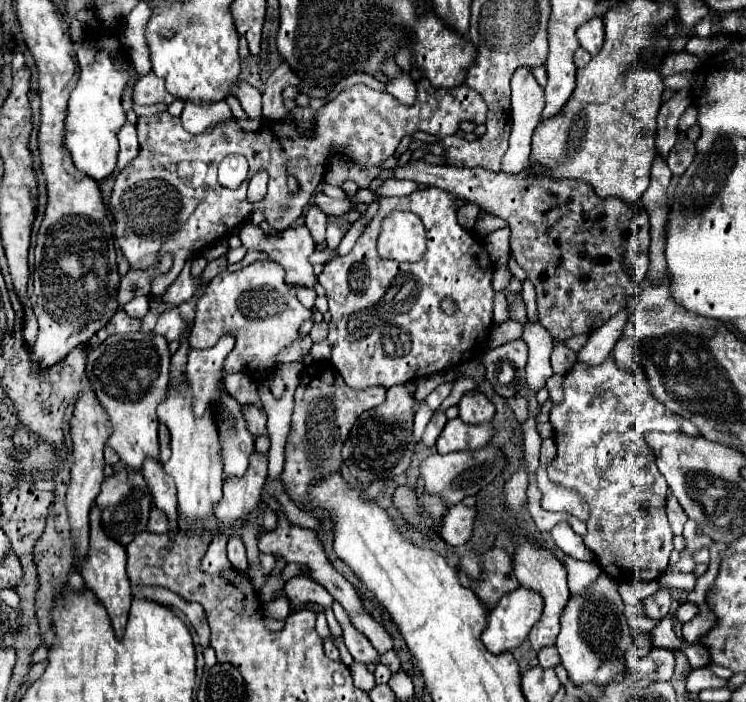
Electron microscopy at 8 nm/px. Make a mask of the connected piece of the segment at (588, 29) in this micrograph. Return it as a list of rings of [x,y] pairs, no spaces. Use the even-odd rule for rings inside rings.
[[[593,17],[593,21],[587,21],[577,29],[577,39],[583,49],[587,49],[591,55],[597,55],[603,45],[603,19]]]

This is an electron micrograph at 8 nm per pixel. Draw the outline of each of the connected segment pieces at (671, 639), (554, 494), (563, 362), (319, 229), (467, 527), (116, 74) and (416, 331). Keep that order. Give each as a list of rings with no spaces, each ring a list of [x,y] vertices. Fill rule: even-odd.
[[[667,613],[659,625],[651,631],[651,637],[653,637],[653,645],[655,647],[669,647],[669,649],[677,649],[681,645],[681,641],[677,639],[675,631],[673,631],[673,621],[675,621],[675,615]]]
[[[539,467],[539,471],[537,471],[537,483],[539,483],[539,489],[543,493],[541,507],[545,511],[553,511],[553,513],[569,511],[575,517],[579,517],[581,521],[587,521],[589,509],[583,503],[583,499],[577,493],[573,493],[569,489],[563,489],[563,487],[559,487],[555,483],[551,483],[549,477],[547,477],[547,471],[543,467]]]
[[[563,343],[555,345],[555,349],[551,353],[551,367],[553,367],[555,373],[565,375],[565,373],[569,373],[569,369],[575,363],[577,363],[577,353],[575,351],[571,351],[569,347],[565,347]]]
[[[311,205],[307,209],[307,215],[305,215],[305,225],[311,229],[311,235],[315,239],[315,243],[321,243],[325,241],[325,229],[327,229],[327,215],[317,207],[317,205]]]
[[[463,503],[453,505],[441,525],[441,537],[445,539],[445,543],[459,547],[465,545],[471,535],[473,535],[473,523],[477,517],[477,509],[475,507],[465,507]]]
[[[91,39],[89,43],[89,47],[77,51],[81,77],[69,97],[69,109],[65,119],[65,145],[71,151],[75,167],[81,169],[85,175],[93,177],[95,181],[101,181],[111,177],[117,165],[117,131],[127,121],[125,111],[121,109],[121,95],[127,87],[127,81],[131,79],[131,71],[117,71],[111,57],[105,51],[97,49],[97,39]]]
[[[429,187],[425,191],[415,191],[407,197],[381,197],[379,211],[365,229],[365,233],[357,239],[351,253],[345,257],[331,259],[323,273],[319,275],[319,283],[327,291],[329,311],[333,315],[329,323],[329,345],[331,345],[331,363],[343,375],[345,383],[353,389],[367,387],[393,387],[409,381],[417,381],[421,377],[439,373],[449,369],[459,361],[469,361],[475,355],[475,341],[479,329],[489,329],[493,323],[493,297],[495,291],[491,287],[491,275],[495,265],[491,263],[489,253],[483,243],[475,239],[475,235],[463,229],[457,223],[457,205],[459,197],[445,193],[437,187]],[[393,211],[411,211],[415,213],[425,229],[427,229],[427,253],[417,263],[397,263],[387,261],[377,255],[377,233],[385,219]],[[443,299],[451,299],[457,307],[453,315],[445,315],[439,307]]]

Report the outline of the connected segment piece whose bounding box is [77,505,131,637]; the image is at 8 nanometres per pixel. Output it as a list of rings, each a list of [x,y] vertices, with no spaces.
[[[93,505],[89,519],[91,519],[89,551],[85,557],[81,557],[81,561],[77,561],[77,571],[85,579],[85,585],[89,589],[93,589],[97,599],[105,605],[105,609],[113,621],[115,635],[123,637],[123,629],[127,625],[127,615],[129,615],[129,607],[131,607],[131,587],[129,587],[129,577],[125,571],[127,553],[125,553],[125,547],[117,545],[117,541],[109,541],[105,537],[105,533],[101,533],[101,509],[97,509],[97,505]]]

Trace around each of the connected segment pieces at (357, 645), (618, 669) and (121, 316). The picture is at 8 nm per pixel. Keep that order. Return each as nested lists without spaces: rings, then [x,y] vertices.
[[[333,601],[333,611],[335,611],[337,621],[343,627],[343,639],[345,639],[345,645],[347,645],[349,653],[353,655],[353,659],[355,661],[361,661],[361,663],[377,661],[379,659],[379,653],[373,649],[373,645],[369,643],[369,639],[351,625],[349,615],[345,613],[345,609],[337,601]]]
[[[601,573],[581,595],[571,595],[571,599],[567,601],[563,613],[561,613],[561,631],[557,635],[557,649],[563,661],[563,667],[569,671],[569,677],[575,685],[583,685],[583,683],[597,683],[597,685],[607,685],[613,679],[617,679],[617,675],[623,673],[625,669],[625,651],[631,647],[631,627],[627,623],[627,617],[623,613],[625,609],[625,601],[621,599],[619,591],[617,591],[619,583],[615,579],[611,579],[607,573]]]
[[[119,309],[111,321],[97,333],[99,341],[105,341],[109,335],[119,335],[119,333],[131,333],[131,331],[137,331],[141,329],[141,319],[135,319],[135,317],[129,317],[123,313],[123,309]]]

